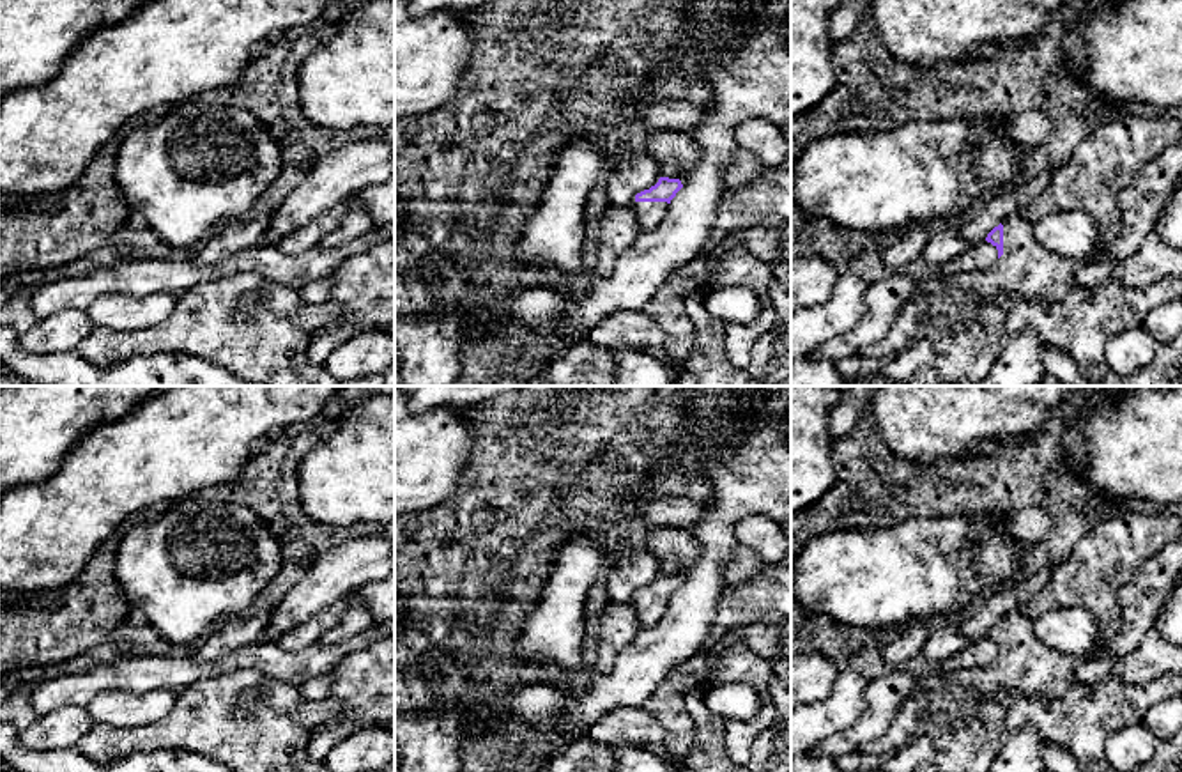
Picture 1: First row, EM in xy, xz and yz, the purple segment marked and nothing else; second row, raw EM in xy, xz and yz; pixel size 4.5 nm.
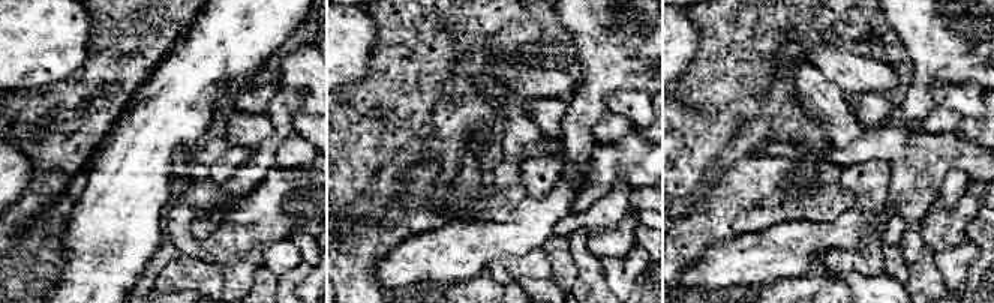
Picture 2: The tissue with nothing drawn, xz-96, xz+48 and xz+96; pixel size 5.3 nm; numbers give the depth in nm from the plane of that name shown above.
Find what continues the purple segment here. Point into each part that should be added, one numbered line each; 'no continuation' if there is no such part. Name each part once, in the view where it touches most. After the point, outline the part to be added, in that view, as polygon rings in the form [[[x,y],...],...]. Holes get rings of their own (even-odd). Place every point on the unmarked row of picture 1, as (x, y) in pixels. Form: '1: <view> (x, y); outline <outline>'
1: yz (961, 712); outline [[[1182,537],[1166,544],[1136,574],[1131,584],[1118,591],[1122,609],[1122,630],[1104,648],[1094,648],[1086,655],[1067,655],[1042,645],[1032,632],[1032,621],[1016,606],[1003,616],[1003,652],[991,666],[975,669],[943,671],[934,669],[920,676],[911,694],[897,710],[886,733],[867,742],[858,753],[897,754],[915,737],[925,735],[934,744],[934,754],[915,772],[989,772],[1002,745],[1009,738],[1005,705],[1002,694],[1010,698],[1060,698],[1074,682],[1076,668],[1088,657],[1122,659],[1132,653],[1155,621],[1175,590],[1182,572]]]

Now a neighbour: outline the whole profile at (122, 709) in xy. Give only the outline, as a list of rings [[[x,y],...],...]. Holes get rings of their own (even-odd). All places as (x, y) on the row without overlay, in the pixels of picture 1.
[[[104,691],[99,692],[85,708],[92,721],[117,728],[136,728],[165,717],[175,705],[173,691]]]

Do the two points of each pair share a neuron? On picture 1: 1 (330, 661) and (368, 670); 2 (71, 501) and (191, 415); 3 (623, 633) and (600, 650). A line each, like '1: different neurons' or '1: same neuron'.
1: different neurons
2: same neuron
3: same neuron

